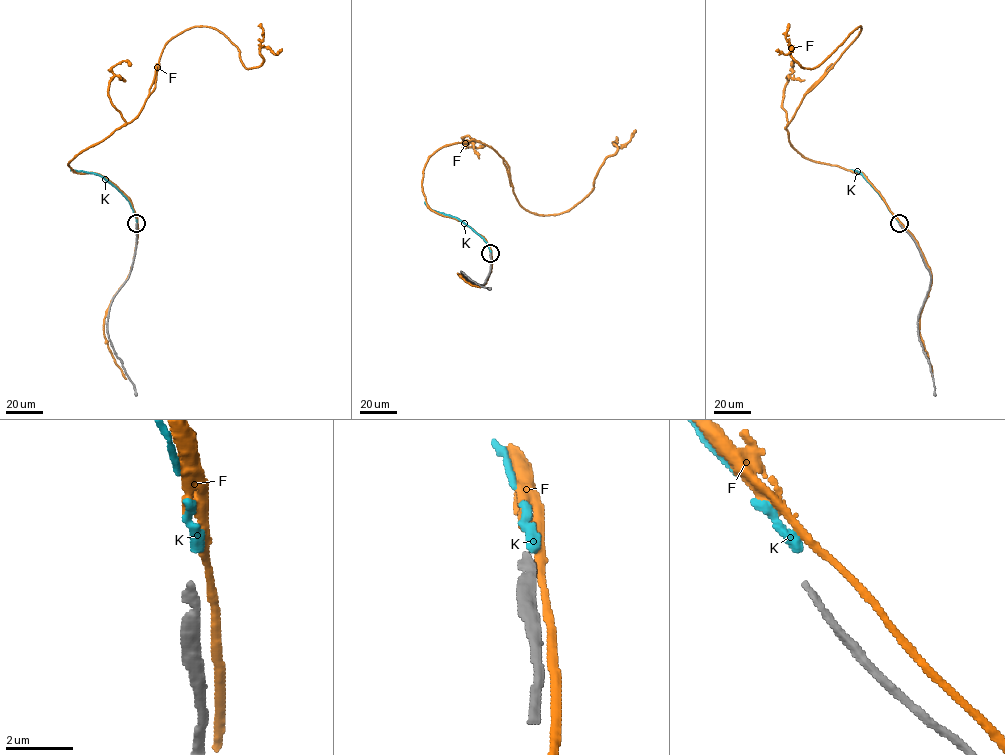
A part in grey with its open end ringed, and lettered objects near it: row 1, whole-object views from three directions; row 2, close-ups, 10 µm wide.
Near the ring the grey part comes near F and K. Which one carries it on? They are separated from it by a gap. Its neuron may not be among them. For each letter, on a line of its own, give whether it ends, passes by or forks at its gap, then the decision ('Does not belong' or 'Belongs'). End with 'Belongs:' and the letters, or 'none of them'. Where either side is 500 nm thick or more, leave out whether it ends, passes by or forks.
F: It passes by. Does not belong
K: It ends there. Does not belong
Belongs: none of them

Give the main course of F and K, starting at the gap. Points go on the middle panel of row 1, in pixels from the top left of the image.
F: (491, 254), (429, 207), (431, 155), (479, 141), (507, 164), (525, 210), (559, 214), (635, 129)
K: (490, 253), (482, 238), (465, 223), (432, 210), (424, 202)

